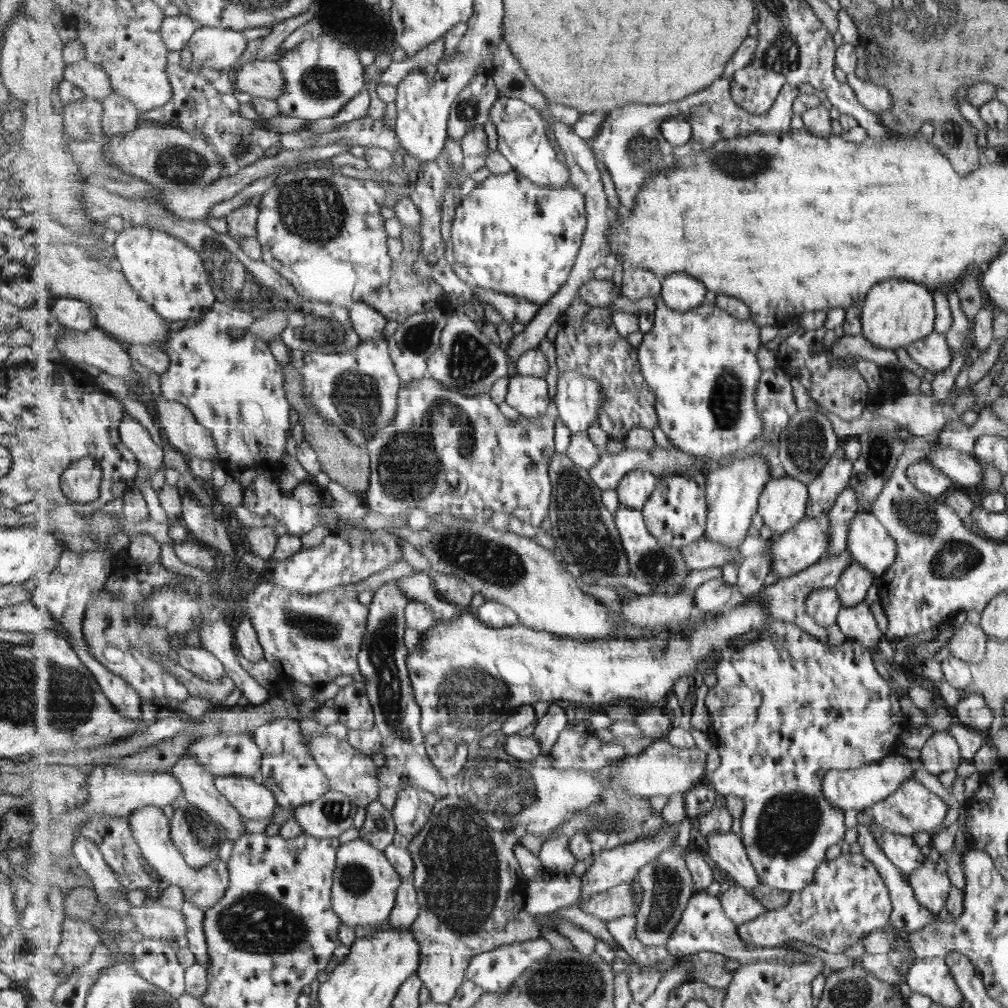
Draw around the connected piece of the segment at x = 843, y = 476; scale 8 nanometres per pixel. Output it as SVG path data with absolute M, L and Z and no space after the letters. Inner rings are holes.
M842 438L840 448L827 463L823 472L808 484L809 500L806 516L813 518L828 514L837 504L845 489L849 487L853 476L854 462L845 453L846 438Z

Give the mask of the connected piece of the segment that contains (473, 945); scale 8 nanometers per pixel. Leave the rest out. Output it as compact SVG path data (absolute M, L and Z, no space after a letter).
M455 791L436 803L431 820L409 839L407 848L415 865L412 878L422 908L411 930L421 944L418 975L430 991L431 1000L448 1004L467 979L466 972L475 956L543 936L537 918L526 910L529 881L523 876L521 864L513 852L517 843L518 836L514 832L493 830L487 820Z

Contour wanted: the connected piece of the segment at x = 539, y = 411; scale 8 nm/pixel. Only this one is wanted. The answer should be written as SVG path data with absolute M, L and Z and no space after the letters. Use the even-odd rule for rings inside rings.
M512 375L506 403L520 416L534 419L552 412L552 400L546 377Z

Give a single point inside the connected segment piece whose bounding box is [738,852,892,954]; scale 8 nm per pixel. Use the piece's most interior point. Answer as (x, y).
(847, 900)

